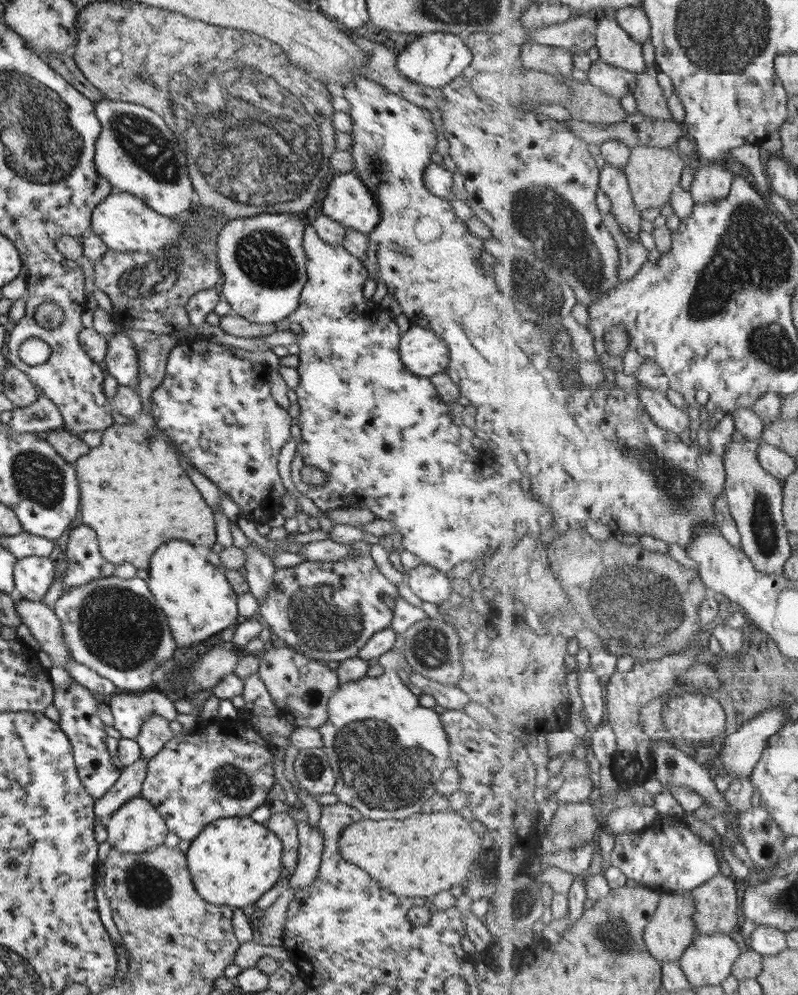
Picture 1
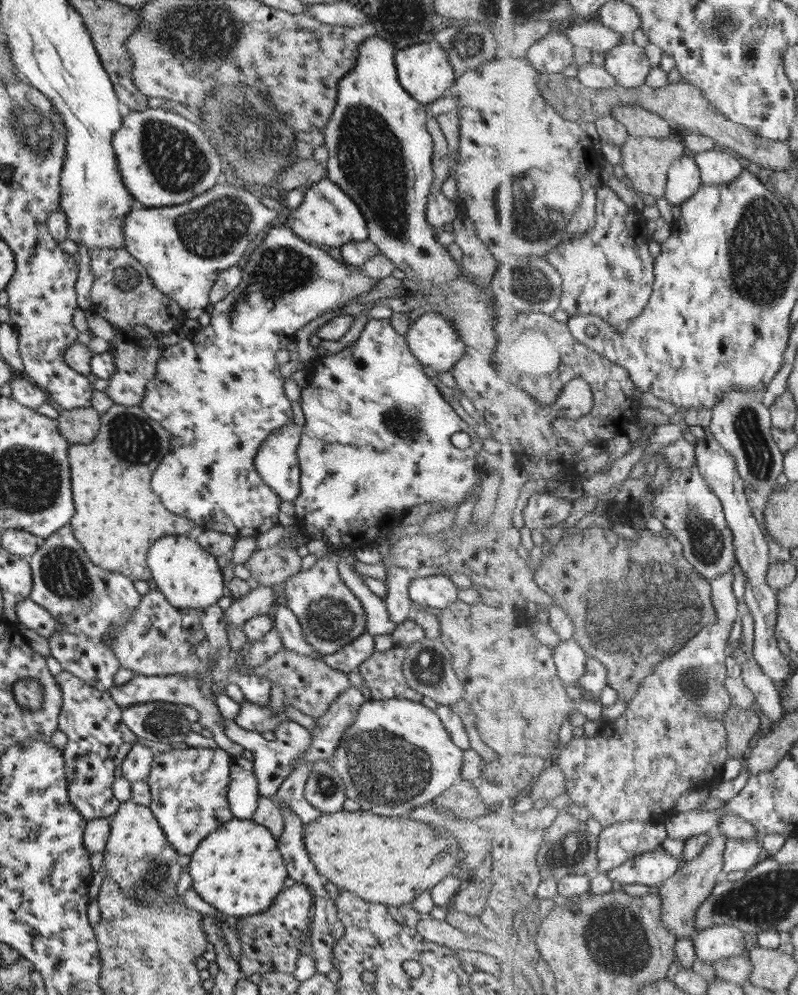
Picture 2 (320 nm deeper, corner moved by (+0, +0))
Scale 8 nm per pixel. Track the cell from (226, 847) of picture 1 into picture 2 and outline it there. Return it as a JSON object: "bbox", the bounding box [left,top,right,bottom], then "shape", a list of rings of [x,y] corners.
{"bbox":[184,818,288,918],"shape":[[[237,818],[209,832],[184,864],[185,882],[197,896],[221,914],[237,918],[265,910],[288,876],[276,838],[264,826]]]}

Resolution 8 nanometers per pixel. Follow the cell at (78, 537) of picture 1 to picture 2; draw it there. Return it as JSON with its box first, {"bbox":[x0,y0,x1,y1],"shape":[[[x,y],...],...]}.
{"bbox":[27,526,140,691],"shape":[[[62,526],[53,534],[50,534],[27,558],[32,576],[32,587],[28,598],[44,608],[58,622],[60,631],[55,631],[48,638],[50,657],[61,666],[62,671],[73,674],[86,686],[91,686],[99,691],[108,691],[113,683],[113,676],[119,670],[117,660],[113,658],[113,652],[109,650],[110,630],[116,626],[125,624],[138,607],[140,595],[135,590],[134,582],[129,578],[113,571],[105,571],[95,566],[73,534],[70,526]]]}

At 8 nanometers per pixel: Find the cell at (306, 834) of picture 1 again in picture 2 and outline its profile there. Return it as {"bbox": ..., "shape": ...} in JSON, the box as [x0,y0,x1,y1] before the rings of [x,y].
{"bbox":[236,883,312,975],"shape":[[[295,883],[280,890],[265,910],[237,918],[236,934],[241,945],[238,968],[243,974],[251,975],[253,972],[259,972],[262,975],[269,971],[291,973],[294,970],[298,956],[306,950],[308,943],[308,938],[302,946],[296,941],[302,934],[308,936],[312,901],[311,890],[306,885]]]}

